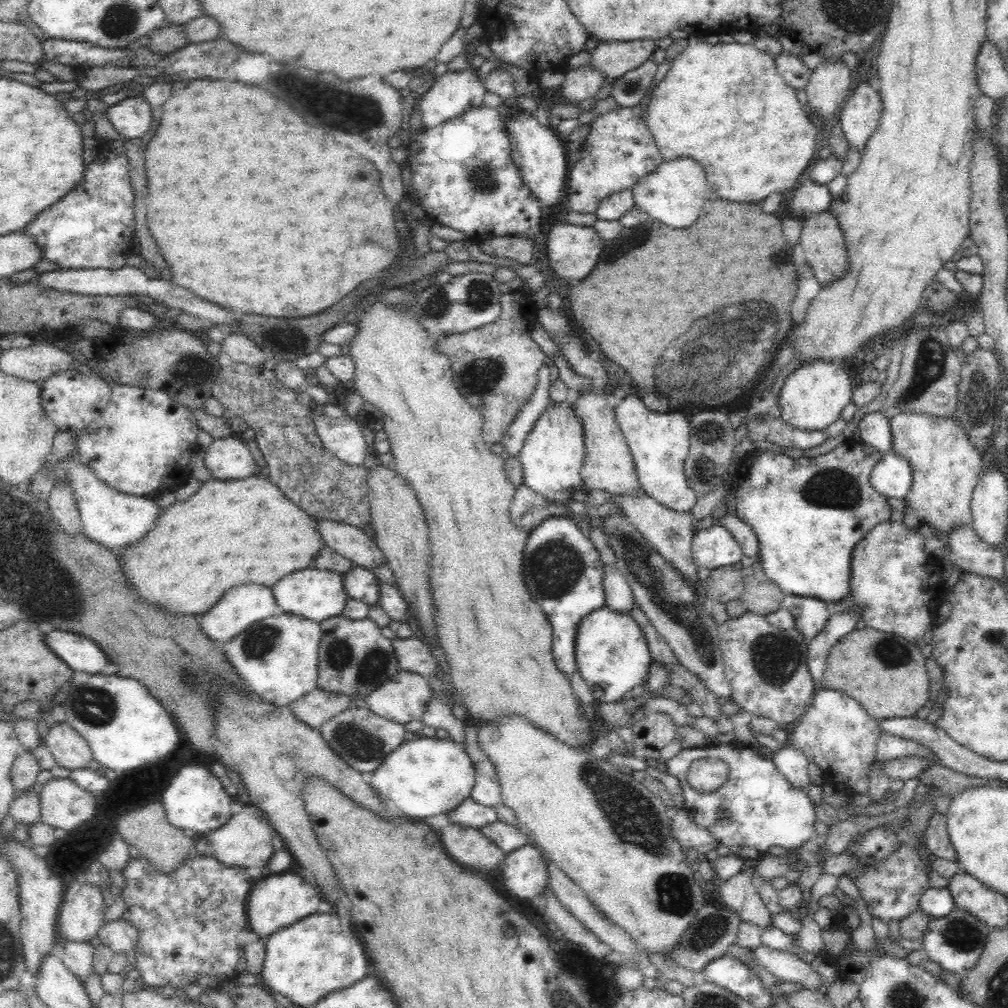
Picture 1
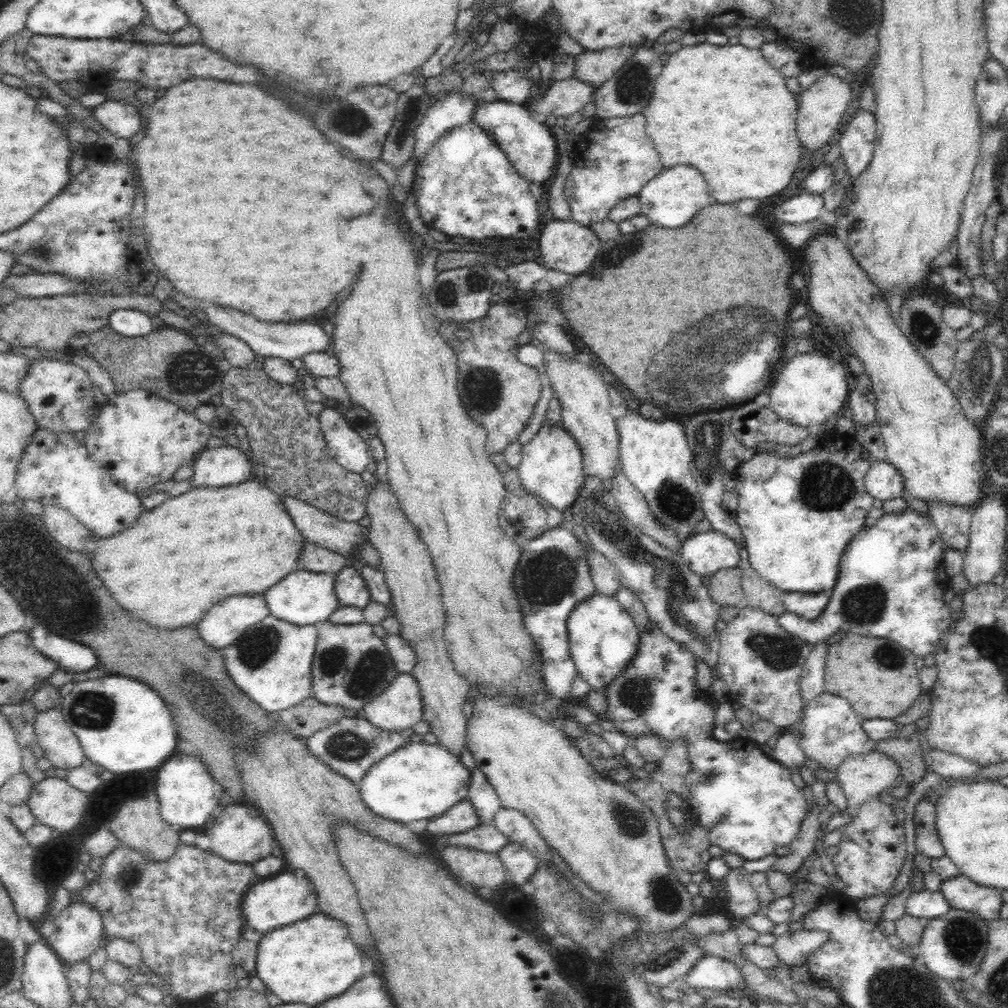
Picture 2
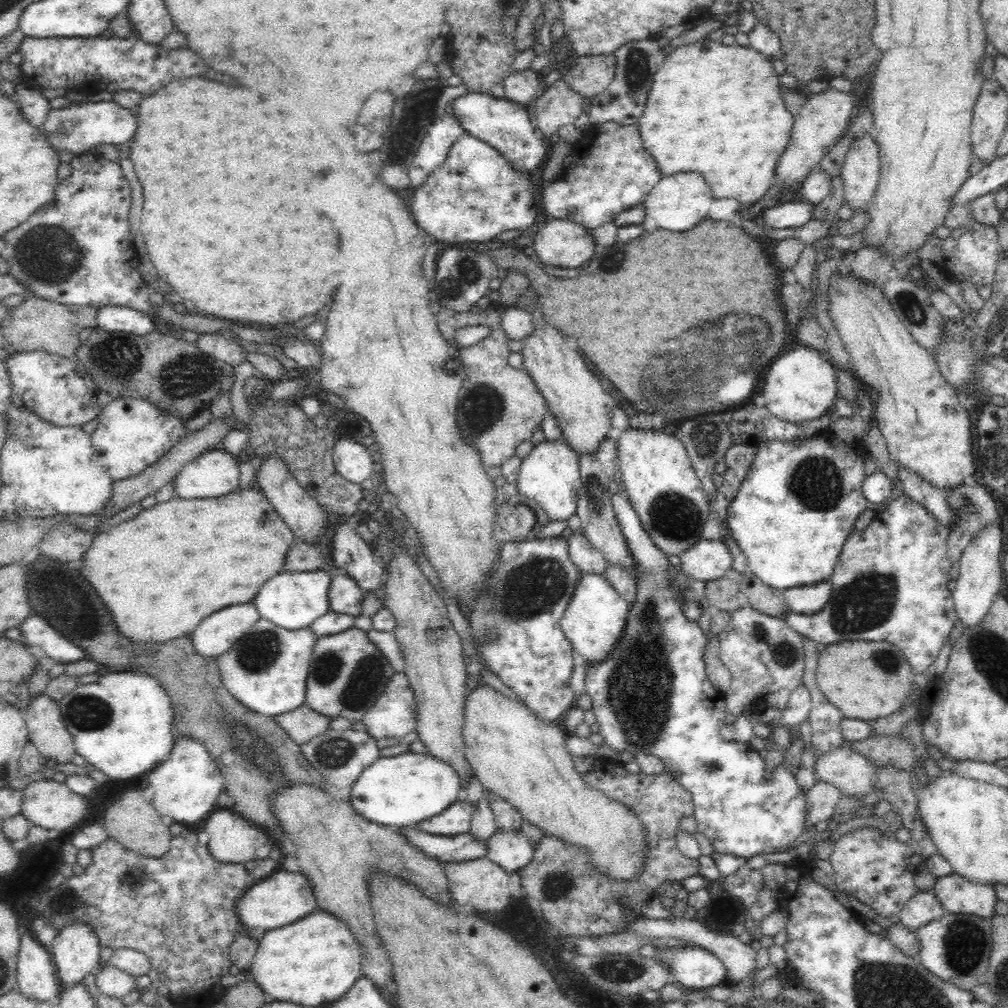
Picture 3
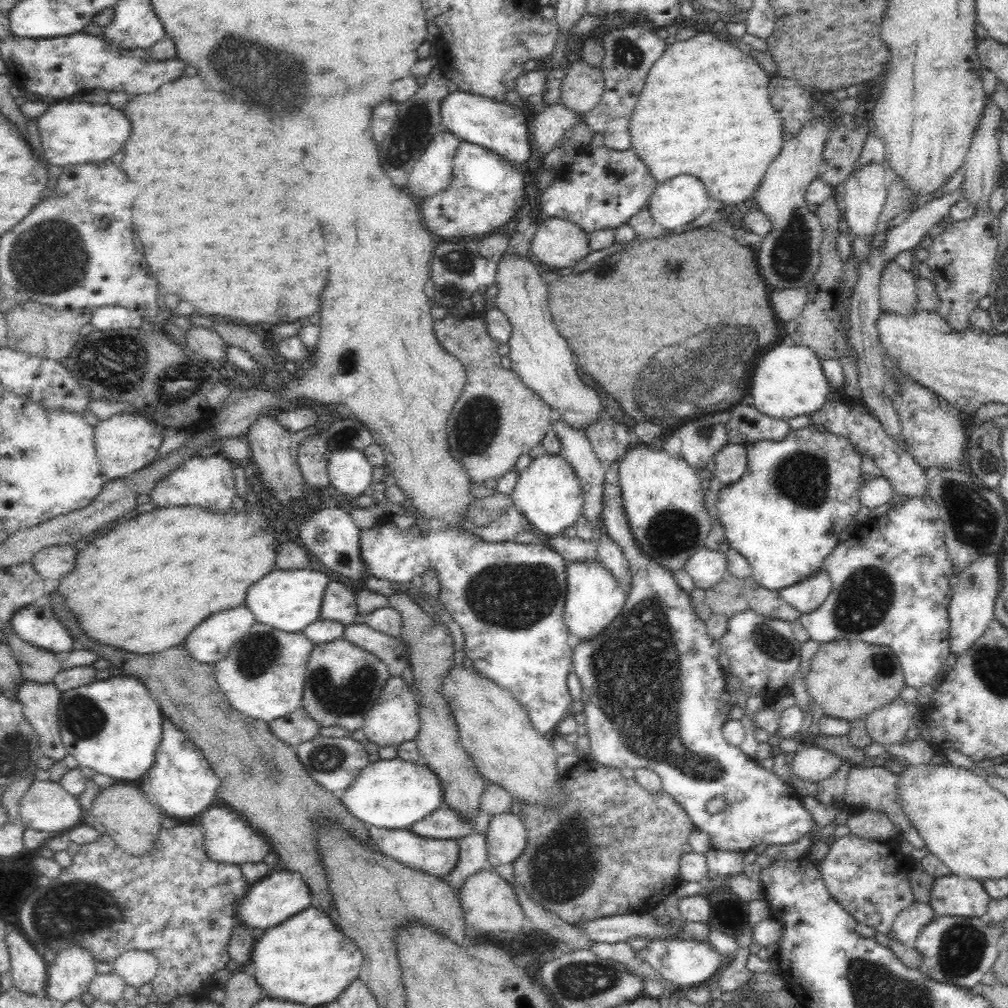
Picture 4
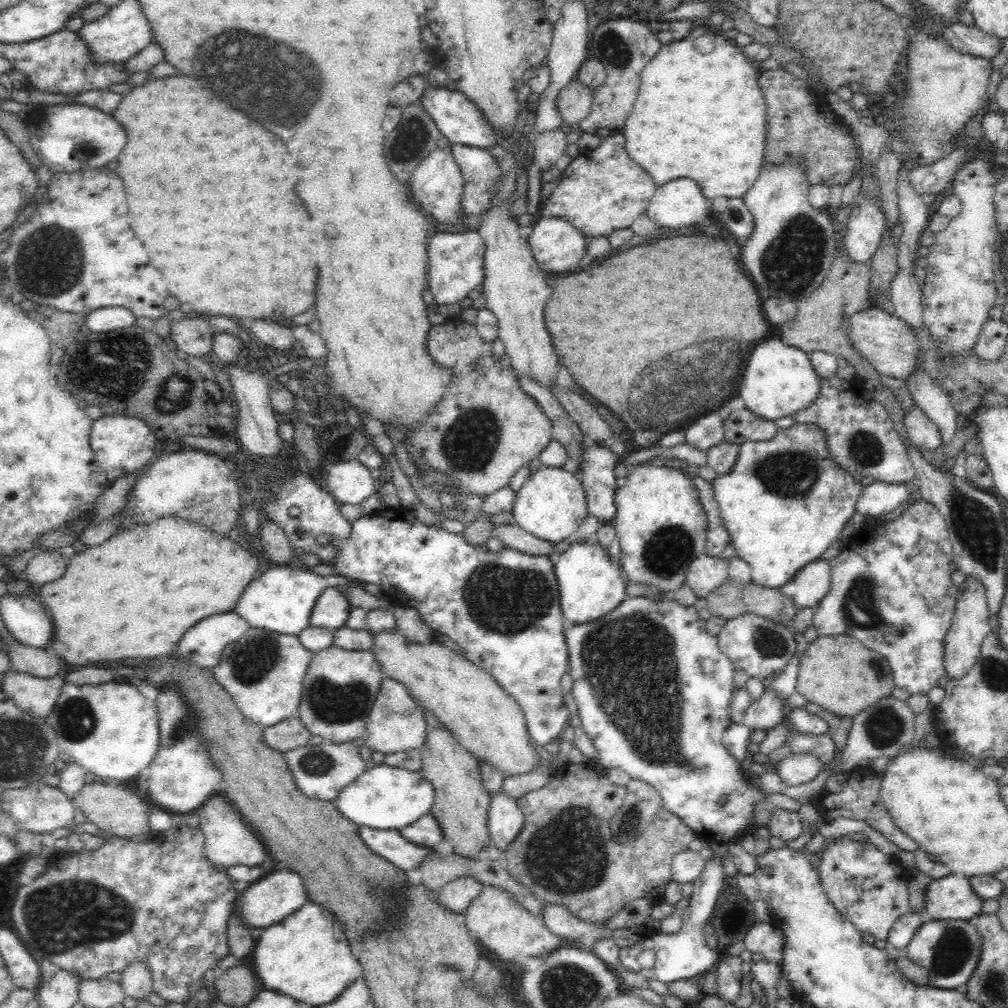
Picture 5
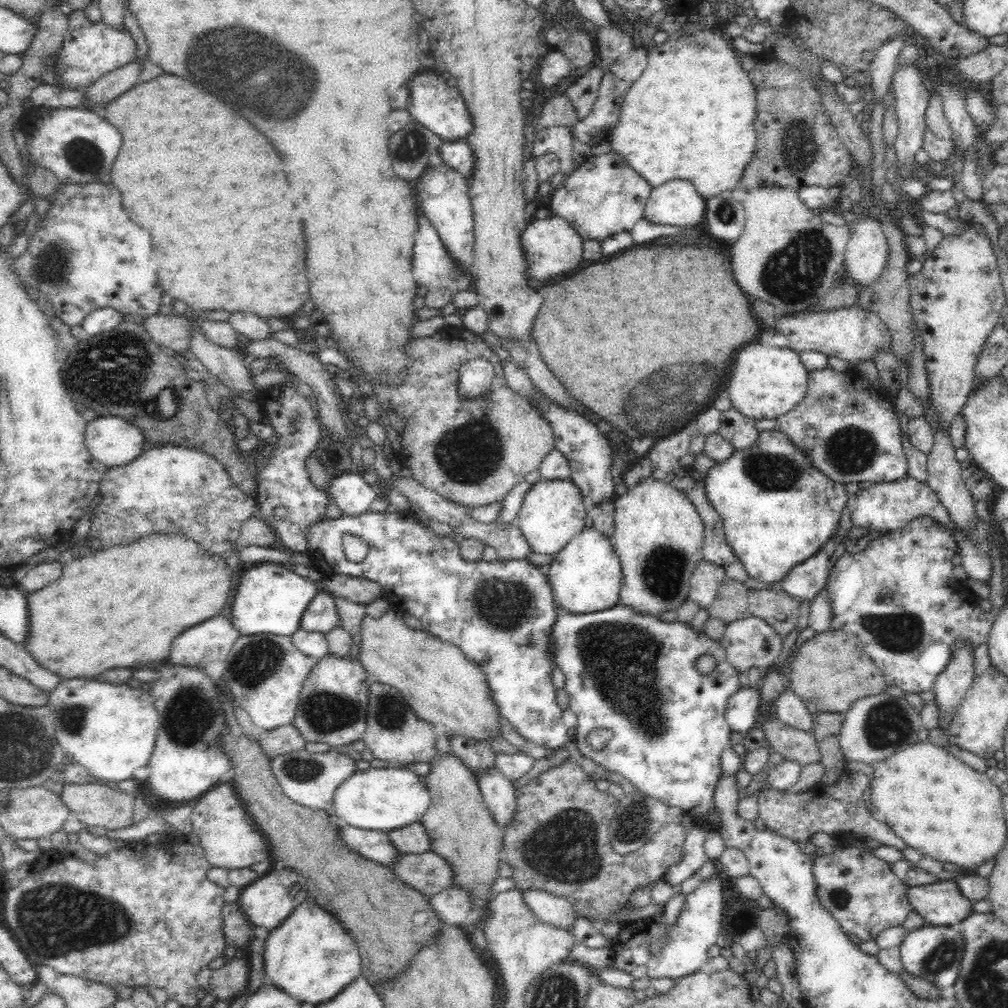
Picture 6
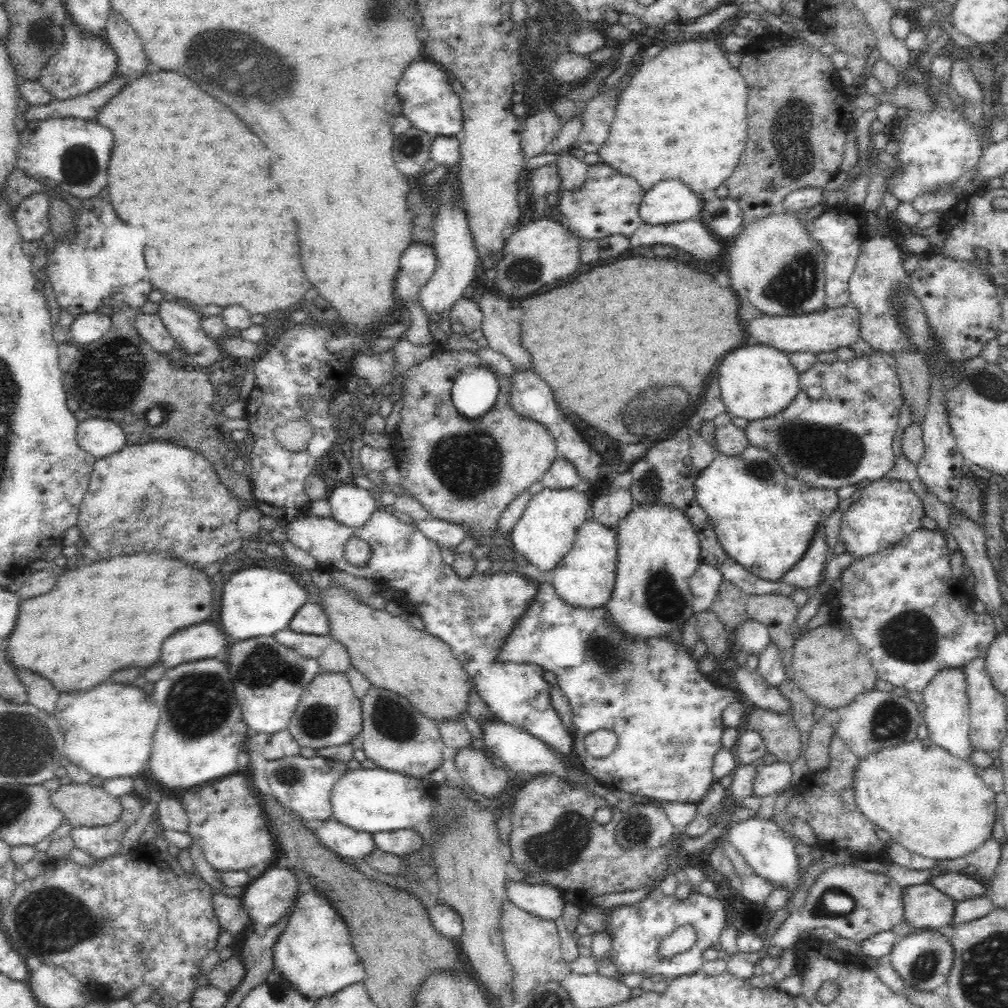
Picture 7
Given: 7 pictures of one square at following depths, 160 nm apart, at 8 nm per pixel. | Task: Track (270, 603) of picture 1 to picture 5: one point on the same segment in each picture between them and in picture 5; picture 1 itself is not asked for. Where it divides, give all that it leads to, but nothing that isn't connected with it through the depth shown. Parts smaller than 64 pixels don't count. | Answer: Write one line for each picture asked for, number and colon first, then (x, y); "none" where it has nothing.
2: (224, 623)
3: (218, 632)
4: (210, 641)
5: (203, 645)

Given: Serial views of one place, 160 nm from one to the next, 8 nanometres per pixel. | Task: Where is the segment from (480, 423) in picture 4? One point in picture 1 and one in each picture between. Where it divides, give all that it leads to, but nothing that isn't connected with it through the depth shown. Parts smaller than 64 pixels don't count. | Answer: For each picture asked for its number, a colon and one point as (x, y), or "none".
1: (495, 367)
2: (499, 393)
3: (500, 407)

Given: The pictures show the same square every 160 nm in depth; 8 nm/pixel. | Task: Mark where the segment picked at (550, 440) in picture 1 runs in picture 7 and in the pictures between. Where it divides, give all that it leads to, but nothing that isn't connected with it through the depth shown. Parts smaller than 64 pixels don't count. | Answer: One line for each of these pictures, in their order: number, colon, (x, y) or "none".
2: (551, 469)
3: (550, 475)
4: (548, 494)
5: (551, 505)
6: (553, 512)
7: (546, 532)

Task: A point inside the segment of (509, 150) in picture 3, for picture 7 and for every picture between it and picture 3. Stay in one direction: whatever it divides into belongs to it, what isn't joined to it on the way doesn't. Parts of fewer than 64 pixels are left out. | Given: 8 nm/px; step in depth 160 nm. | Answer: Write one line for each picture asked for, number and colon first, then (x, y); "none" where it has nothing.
4: (500, 127)
5: (457, 118)
6: (433, 103)
7: (428, 101)

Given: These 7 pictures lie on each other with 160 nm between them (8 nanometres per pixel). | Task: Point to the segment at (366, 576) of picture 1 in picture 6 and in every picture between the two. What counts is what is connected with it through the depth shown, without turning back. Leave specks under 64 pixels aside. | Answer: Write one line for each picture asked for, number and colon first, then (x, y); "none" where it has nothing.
2: (350, 589)
3: (345, 596)
4: (338, 604)
5: (331, 609)
6: (320, 615)

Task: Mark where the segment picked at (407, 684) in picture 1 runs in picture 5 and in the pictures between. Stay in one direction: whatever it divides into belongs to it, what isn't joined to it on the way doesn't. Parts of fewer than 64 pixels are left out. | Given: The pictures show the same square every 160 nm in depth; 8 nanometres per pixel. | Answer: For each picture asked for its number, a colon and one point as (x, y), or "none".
2: (399, 707)
3: (394, 715)
4: (395, 719)
5: (395, 723)

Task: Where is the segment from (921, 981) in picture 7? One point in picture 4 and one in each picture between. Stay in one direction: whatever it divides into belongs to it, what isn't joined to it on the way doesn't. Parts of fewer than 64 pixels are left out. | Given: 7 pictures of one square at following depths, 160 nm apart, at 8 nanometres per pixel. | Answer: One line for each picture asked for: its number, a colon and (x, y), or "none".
4: (960, 950)
5: (948, 949)
6: (933, 953)

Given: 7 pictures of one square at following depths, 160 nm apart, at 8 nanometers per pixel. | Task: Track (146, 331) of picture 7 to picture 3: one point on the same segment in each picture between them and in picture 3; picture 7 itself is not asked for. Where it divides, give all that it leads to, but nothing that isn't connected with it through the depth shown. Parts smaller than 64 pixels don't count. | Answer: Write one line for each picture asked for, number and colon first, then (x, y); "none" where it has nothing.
3: (215, 345)
4: (206, 343)
5: (192, 335)
6: (172, 331)

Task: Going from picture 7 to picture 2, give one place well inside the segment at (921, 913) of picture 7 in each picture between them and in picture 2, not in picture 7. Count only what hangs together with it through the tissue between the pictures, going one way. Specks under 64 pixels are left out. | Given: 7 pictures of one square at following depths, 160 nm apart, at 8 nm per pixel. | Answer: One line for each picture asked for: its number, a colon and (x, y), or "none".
2: (962, 893)
3: (958, 895)
4: (951, 895)
5: (951, 897)
6: (940, 904)

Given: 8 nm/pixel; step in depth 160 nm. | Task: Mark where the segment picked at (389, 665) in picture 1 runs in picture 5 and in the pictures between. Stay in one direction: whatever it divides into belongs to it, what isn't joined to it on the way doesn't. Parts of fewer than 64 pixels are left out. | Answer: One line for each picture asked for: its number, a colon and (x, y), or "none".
2: (351, 666)
3: (347, 674)
4: (343, 682)
5: (340, 688)

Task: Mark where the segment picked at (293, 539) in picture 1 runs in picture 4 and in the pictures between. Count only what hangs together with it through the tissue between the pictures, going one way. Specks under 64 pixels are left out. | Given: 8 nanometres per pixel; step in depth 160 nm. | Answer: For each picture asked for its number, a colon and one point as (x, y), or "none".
2: (179, 559)
3: (160, 573)
4: (143, 586)

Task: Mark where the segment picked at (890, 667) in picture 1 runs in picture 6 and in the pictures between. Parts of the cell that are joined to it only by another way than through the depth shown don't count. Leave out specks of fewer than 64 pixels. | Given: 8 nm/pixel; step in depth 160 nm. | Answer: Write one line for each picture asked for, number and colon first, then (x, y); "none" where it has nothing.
2: (878, 677)
3: (865, 680)
4: (848, 679)
5: (837, 673)
6: (830, 670)

